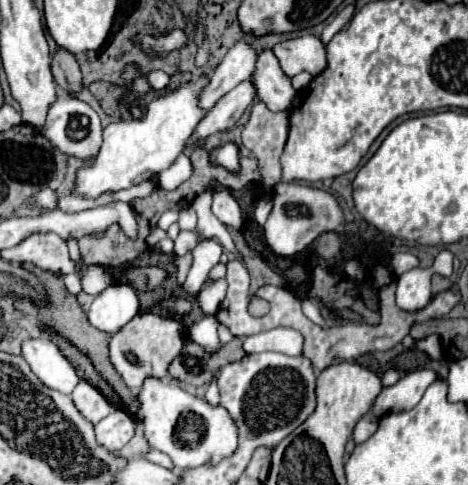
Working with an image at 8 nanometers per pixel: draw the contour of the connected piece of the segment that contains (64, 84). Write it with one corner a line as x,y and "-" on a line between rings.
59,49
59,51
53,55
51,69
53,69
53,75
55,75
57,85
59,85
65,93
75,95
75,93
81,93
81,91
83,91
83,81
81,81
79,63
77,63
77,59
75,59
69,51

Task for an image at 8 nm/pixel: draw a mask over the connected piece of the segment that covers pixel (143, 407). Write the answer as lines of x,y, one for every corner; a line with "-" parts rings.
147,377
137,399
139,411
135,417
145,425
147,443
169,455
173,465
179,469
217,465
219,461
231,457
239,447
239,427
229,411
185,391
177,379

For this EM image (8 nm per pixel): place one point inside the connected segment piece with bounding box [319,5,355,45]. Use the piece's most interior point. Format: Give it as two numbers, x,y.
344,16

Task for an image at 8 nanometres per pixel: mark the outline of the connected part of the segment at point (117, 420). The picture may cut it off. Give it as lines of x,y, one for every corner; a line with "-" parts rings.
115,409
111,415
95,425
95,435
103,447
115,453
135,435
135,421
123,409

